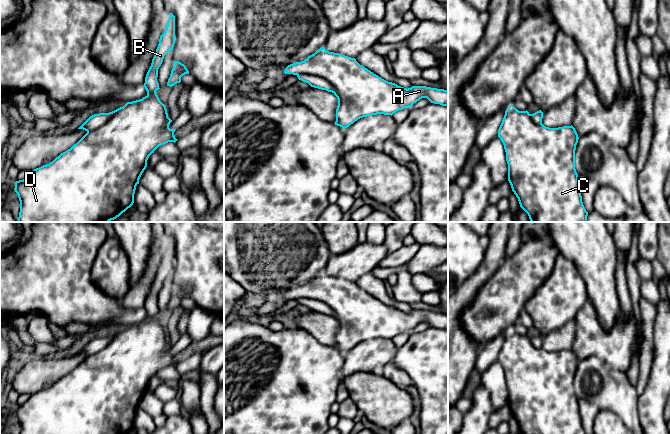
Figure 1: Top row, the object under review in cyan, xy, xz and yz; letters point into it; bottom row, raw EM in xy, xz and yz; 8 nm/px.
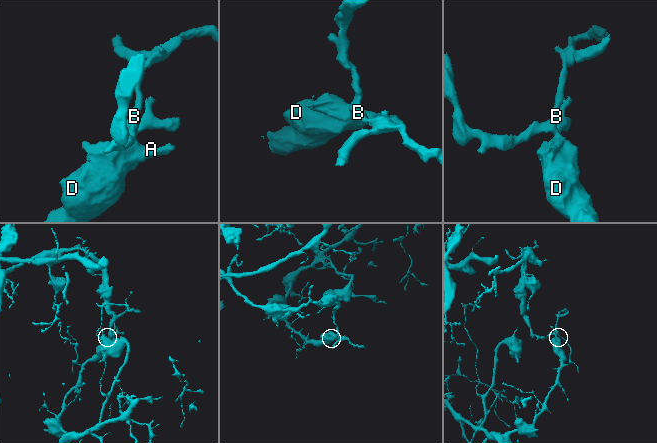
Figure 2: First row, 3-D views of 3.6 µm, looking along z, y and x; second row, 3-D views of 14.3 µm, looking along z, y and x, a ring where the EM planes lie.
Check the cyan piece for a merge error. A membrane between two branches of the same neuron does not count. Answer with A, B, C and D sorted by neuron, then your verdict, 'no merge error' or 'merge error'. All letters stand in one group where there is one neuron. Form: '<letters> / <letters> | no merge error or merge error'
A C D / B | merge error

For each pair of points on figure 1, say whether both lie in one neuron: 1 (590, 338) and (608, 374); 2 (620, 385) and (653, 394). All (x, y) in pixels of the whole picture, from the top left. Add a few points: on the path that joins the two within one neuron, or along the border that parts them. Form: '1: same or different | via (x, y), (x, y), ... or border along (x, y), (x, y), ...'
1: different | border along (579, 361), (597, 356), (610, 367), (621, 371)
2: different | border along (637, 396), (639, 419)

